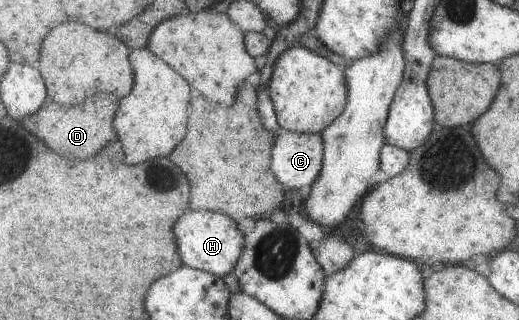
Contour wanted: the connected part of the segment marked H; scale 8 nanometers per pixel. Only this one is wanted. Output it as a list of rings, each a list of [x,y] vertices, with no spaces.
[[[215,211],[186,212],[185,216],[175,224],[174,233],[185,265],[220,277],[233,272],[246,245],[246,235],[239,230],[237,222],[230,216]]]

